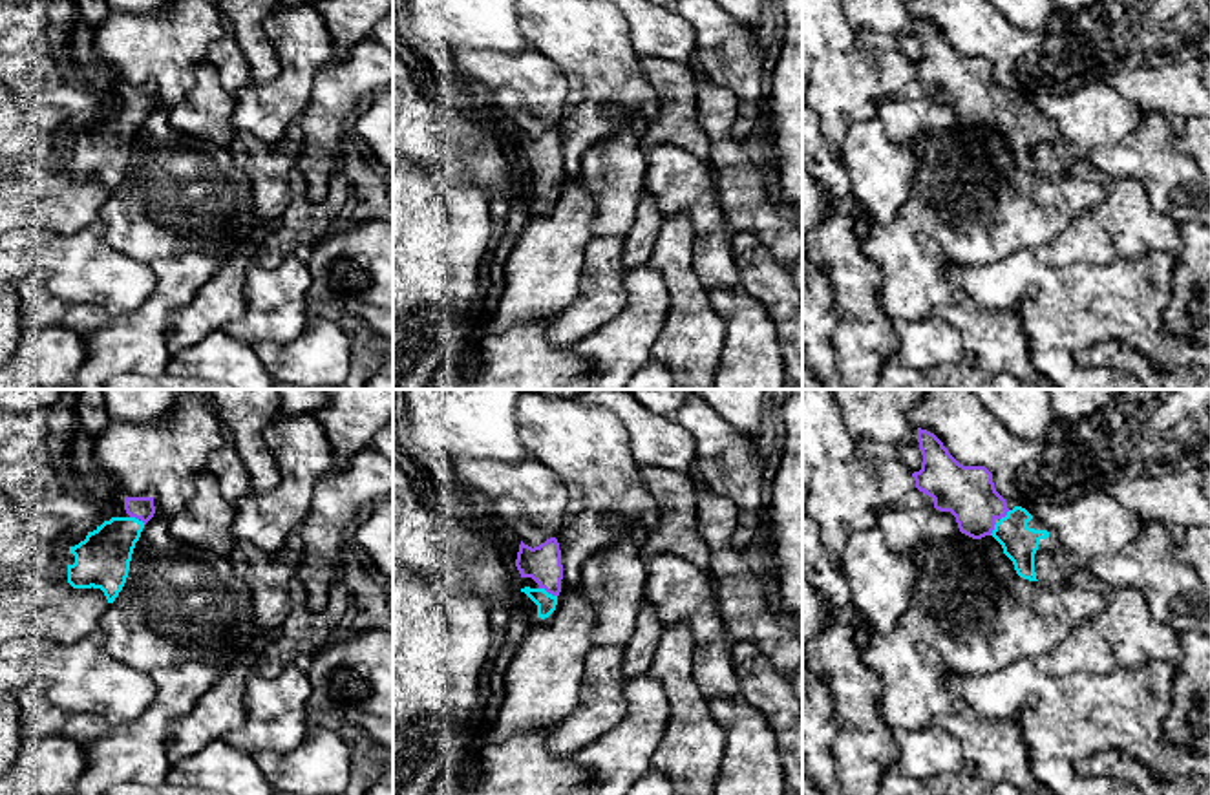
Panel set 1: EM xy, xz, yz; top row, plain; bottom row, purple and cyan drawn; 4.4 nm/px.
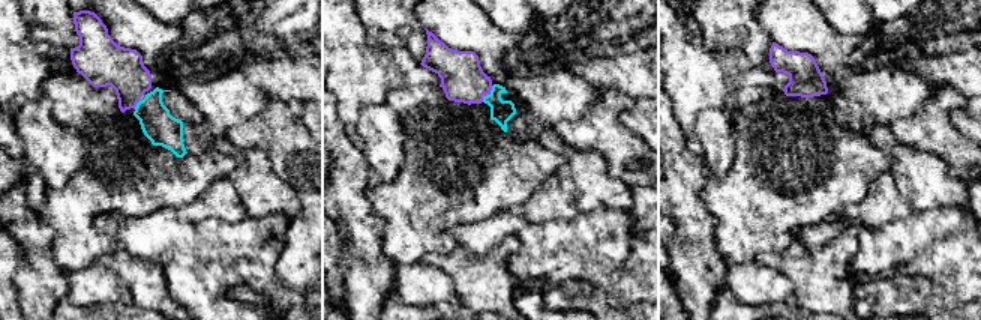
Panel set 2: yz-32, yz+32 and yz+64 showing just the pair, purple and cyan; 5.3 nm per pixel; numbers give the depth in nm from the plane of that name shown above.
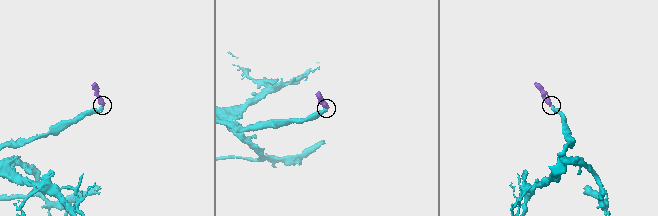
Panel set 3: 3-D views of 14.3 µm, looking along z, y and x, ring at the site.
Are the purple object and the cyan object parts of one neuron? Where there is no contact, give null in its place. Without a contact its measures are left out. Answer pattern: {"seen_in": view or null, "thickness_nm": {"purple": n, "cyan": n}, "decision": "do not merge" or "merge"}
{"seen_in": "xz", "thickness_nm": {"purple": 160, "cyan": 90}, "decision": "merge"}

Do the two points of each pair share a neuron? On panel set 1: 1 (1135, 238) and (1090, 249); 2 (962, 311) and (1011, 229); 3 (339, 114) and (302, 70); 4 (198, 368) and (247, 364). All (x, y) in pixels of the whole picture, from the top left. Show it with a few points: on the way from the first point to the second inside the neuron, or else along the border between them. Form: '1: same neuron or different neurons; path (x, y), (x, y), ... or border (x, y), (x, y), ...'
1: different neurons; border (1090, 211), (1119, 256)
2: different neurons; border (964, 295), (955, 304), (938, 304), (931, 313)
3: different neurons; border (335, 55), (317, 74), (309, 103), (298, 116)
4: same neuron; path (211, 364), (234, 364)

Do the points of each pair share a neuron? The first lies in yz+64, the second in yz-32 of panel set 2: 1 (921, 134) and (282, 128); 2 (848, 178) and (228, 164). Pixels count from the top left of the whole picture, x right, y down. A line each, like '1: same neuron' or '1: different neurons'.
1: same neuron
2: same neuron

